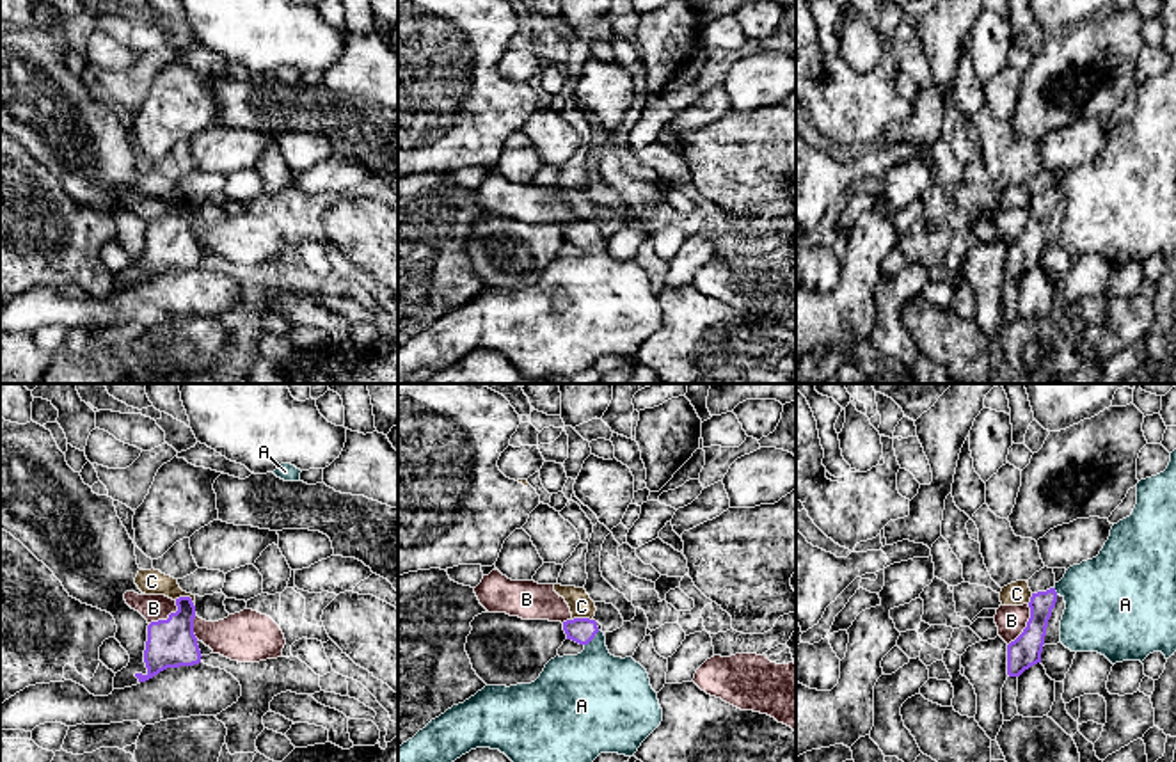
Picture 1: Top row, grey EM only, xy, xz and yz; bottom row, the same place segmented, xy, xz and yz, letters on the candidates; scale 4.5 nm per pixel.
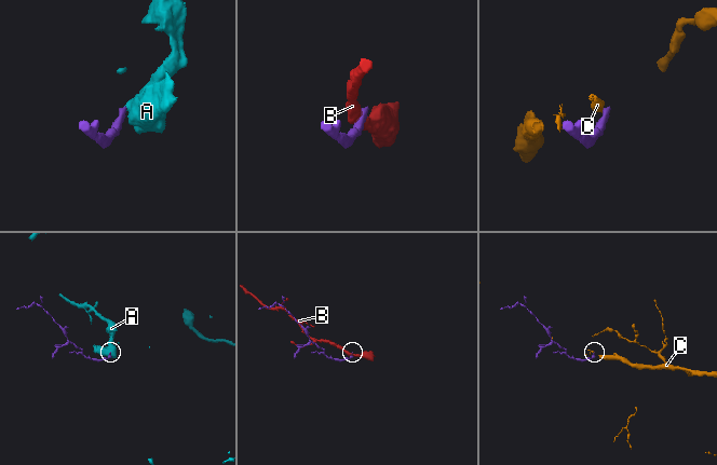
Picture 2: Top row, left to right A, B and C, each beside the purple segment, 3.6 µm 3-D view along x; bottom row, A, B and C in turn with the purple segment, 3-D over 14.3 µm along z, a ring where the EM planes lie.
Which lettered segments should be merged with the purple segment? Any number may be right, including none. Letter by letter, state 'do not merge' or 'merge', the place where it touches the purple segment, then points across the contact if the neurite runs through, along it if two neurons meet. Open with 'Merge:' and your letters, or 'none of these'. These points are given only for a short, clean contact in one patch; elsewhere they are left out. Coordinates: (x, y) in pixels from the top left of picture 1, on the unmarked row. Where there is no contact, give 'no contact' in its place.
Merge: A
A: merge; contact xz (592, 240); way xz (581, 233), (592, 240), (594, 295)
B: do not merge; contact yz (1027, 228); border yz (1029, 206), (1027, 228), (1008, 247)
C: do not merge; contact xy (187, 199); border xy (174, 201), (189, 199), (194, 208)

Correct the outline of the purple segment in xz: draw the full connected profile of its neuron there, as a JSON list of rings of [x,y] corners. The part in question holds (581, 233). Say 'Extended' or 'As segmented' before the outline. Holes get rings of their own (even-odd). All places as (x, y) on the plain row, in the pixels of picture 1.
Extended. [[[595,222],[563,224],[567,242],[584,249],[577,258],[556,258],[531,286],[485,288],[464,306],[432,321],[398,348],[398,378],[417,369],[441,371],[476,350],[505,355],[533,378],[572,377],[592,369],[600,355],[634,359],[641,345],[661,327],[663,311],[647,272],[632,259],[615,259]]]

